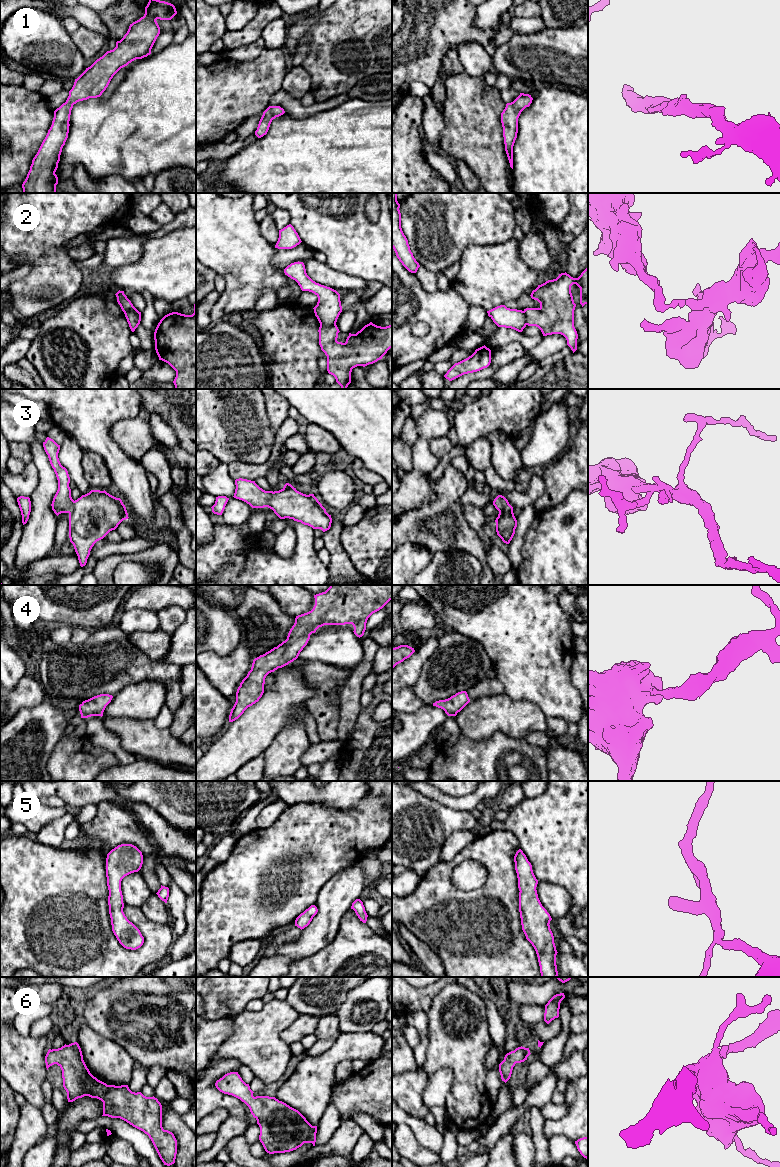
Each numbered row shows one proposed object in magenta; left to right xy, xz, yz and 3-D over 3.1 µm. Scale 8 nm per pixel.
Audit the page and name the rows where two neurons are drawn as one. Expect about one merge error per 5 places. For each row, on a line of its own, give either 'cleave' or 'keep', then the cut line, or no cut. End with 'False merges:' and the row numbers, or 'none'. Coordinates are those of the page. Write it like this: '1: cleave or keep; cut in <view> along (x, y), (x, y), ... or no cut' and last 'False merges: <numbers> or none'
1: keep; no cut
2: cleave; cut in xy along (125, 313), (133, 311), (137, 315), (139, 322)
3: keep; no cut
4: keep; no cut
5: keep; no cut
6: keep; no cut
False merges: 2

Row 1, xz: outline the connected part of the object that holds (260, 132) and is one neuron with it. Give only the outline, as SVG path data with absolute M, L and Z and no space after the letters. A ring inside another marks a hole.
M269 106L264 112L259 121L257 130L255 131L255 135L258 138L263 137L267 134L270 124L273 119L279 117L285 113L284 109L280 106Z

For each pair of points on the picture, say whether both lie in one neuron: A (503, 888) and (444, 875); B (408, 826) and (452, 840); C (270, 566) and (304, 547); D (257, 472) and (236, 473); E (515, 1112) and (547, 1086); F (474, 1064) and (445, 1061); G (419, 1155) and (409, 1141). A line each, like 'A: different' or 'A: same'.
A: same
B: different
C: same
D: same
E: same
F: same
G: same

